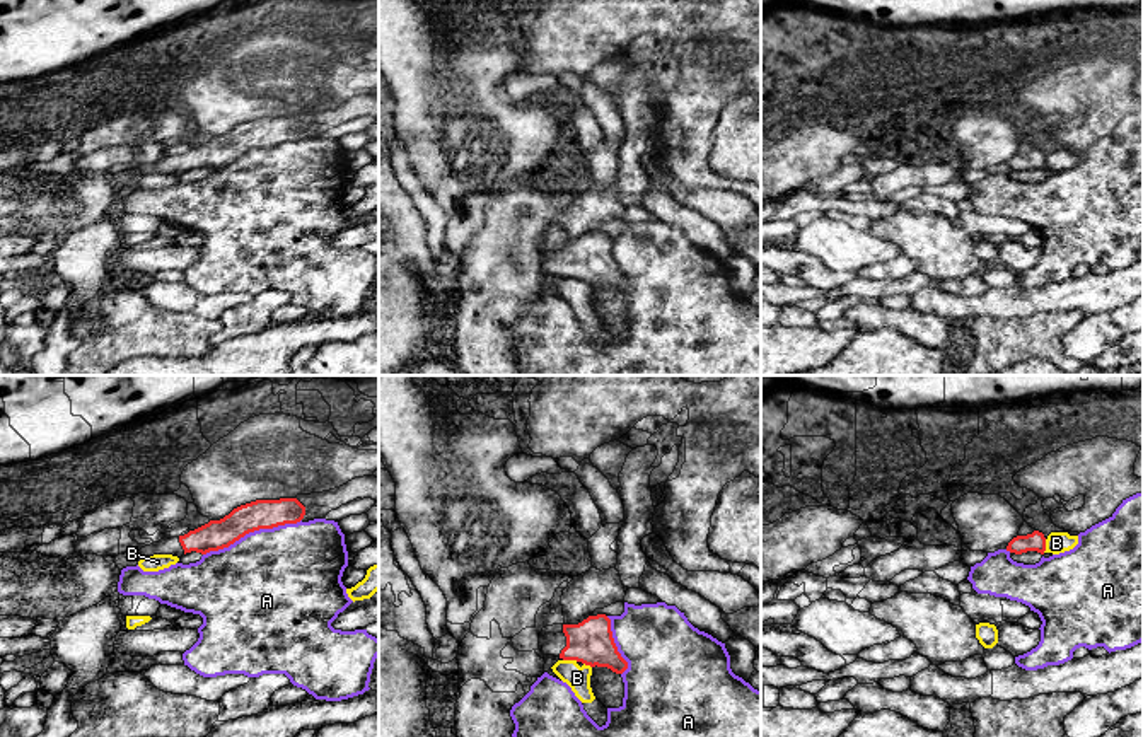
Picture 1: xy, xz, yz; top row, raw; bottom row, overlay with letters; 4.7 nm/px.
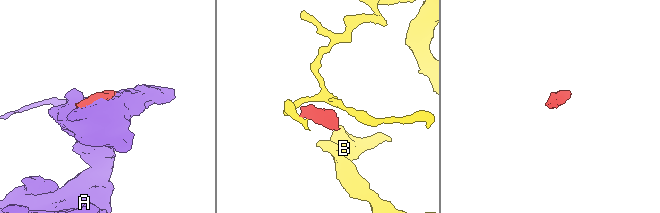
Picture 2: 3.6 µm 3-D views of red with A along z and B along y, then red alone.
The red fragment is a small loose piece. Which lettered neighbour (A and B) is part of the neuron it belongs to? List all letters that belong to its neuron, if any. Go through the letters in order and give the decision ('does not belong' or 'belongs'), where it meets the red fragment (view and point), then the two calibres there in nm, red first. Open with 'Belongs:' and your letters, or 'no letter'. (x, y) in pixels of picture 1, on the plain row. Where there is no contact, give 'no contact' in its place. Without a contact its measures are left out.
Belongs: no letter
A: does not belong | xy (251, 149) | 140/480 nm
B: does not belong | xz (570, 277) | 220/110 nm

